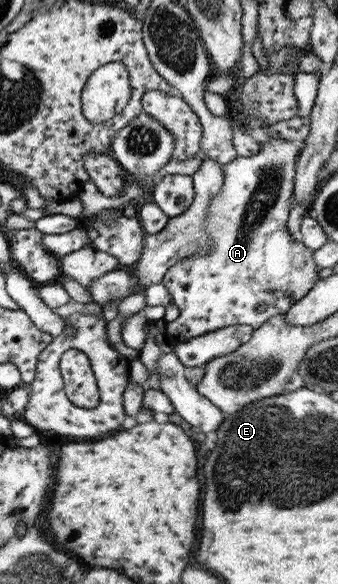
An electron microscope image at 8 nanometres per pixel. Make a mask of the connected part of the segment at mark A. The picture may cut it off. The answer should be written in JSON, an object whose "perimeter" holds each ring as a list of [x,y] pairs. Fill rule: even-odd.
{"perimeter":[[[277,135],[265,139],[263,143],[259,143],[260,150],[257,154],[251,155],[251,157],[235,157],[232,161],[229,161],[226,165],[221,167],[221,173],[223,173],[223,186],[219,188],[217,194],[211,196],[211,202],[207,204],[207,214],[205,214],[205,233],[211,241],[211,250],[207,254],[199,254],[195,252],[193,256],[183,256],[183,258],[177,260],[173,267],[168,267],[163,278],[161,278],[161,285],[166,287],[167,293],[171,295],[171,304],[177,307],[179,316],[175,320],[166,322],[165,335],[167,341],[172,345],[183,343],[191,337],[197,337],[203,335],[207,331],[213,331],[223,326],[231,326],[237,324],[248,325],[252,329],[261,327],[268,318],[279,313],[285,313],[289,310],[291,305],[294,305],[298,299],[301,299],[303,295],[307,293],[313,287],[313,284],[319,279],[317,271],[319,268],[315,265],[312,258],[312,251],[305,247],[297,238],[294,238],[286,226],[286,221],[289,215],[290,207],[293,203],[293,178],[295,175],[295,161],[298,155],[298,150],[303,146],[301,143],[294,142],[293,140],[281,139]],[[263,304],[265,309],[261,312],[255,311],[256,306]]]}

